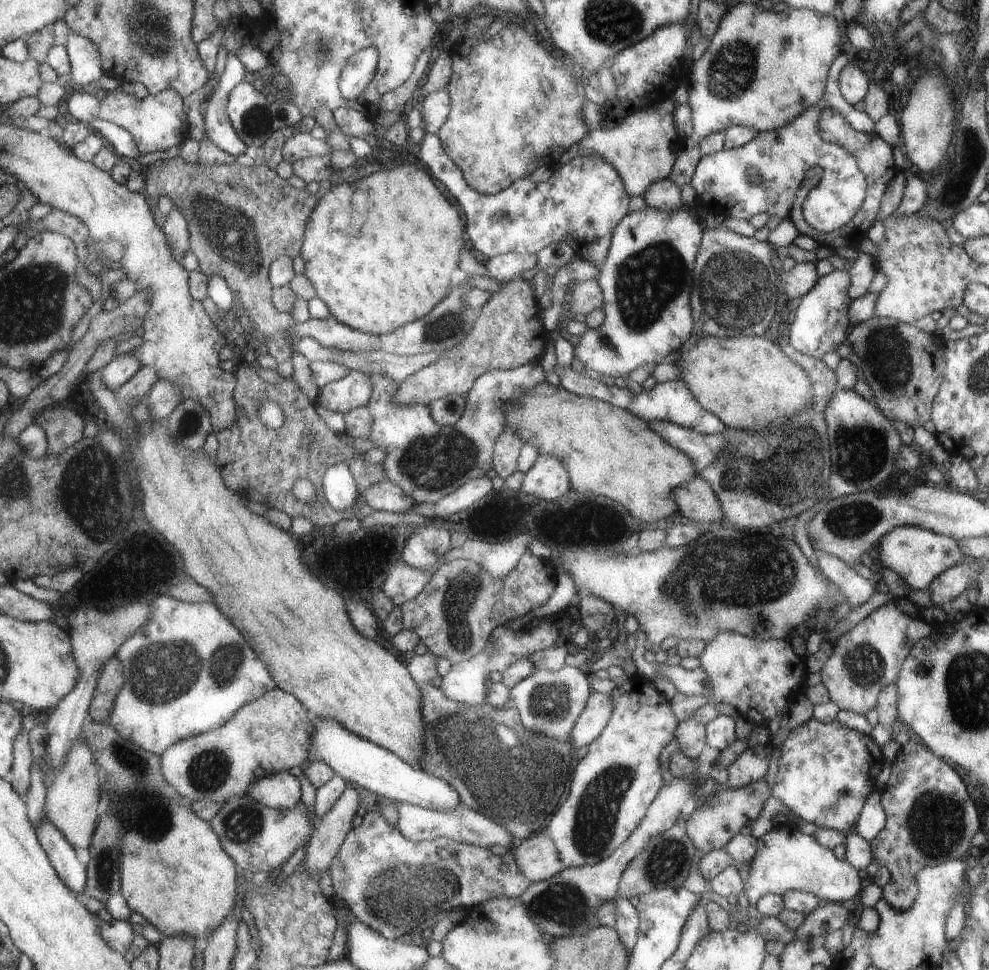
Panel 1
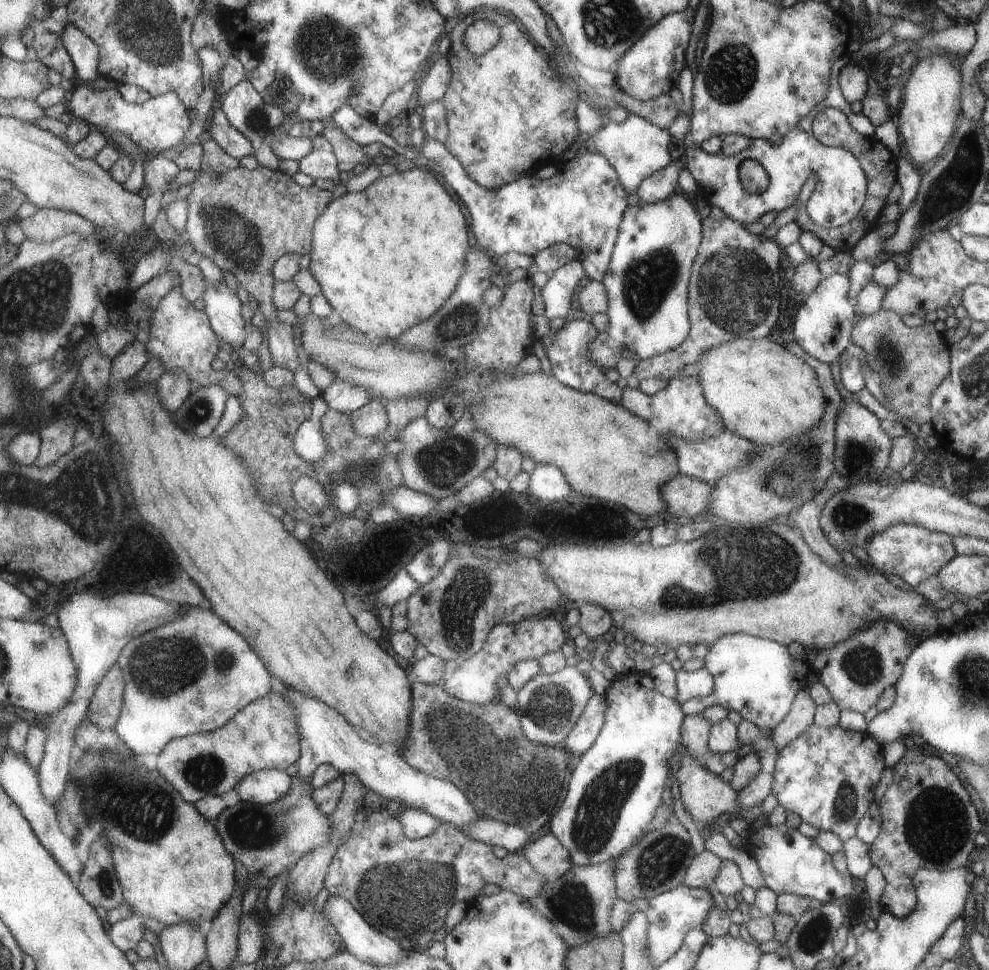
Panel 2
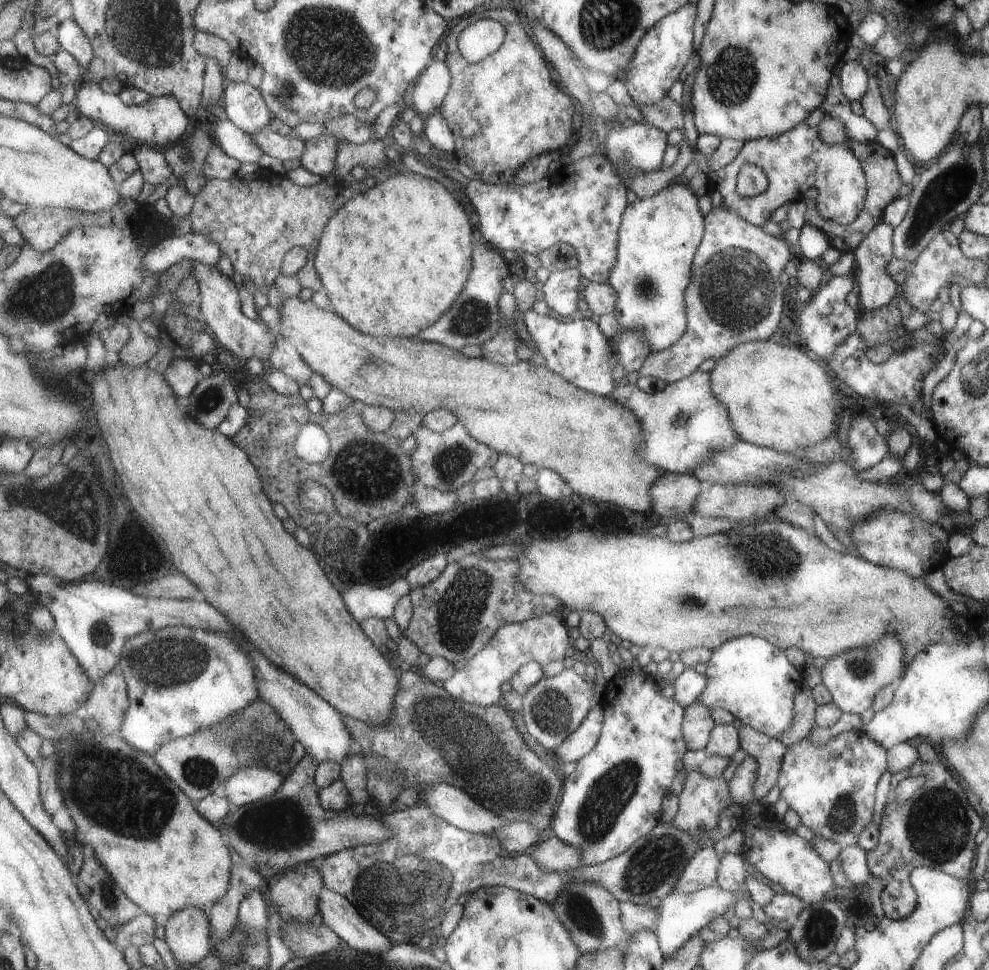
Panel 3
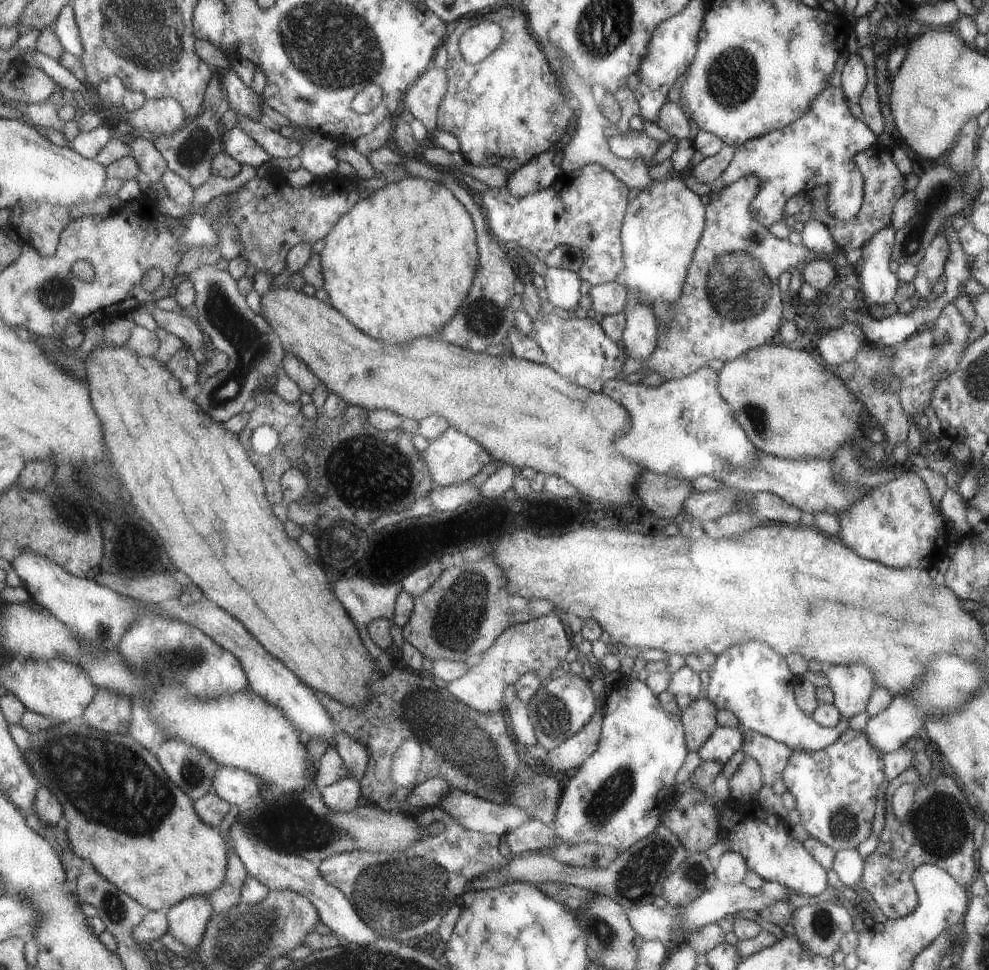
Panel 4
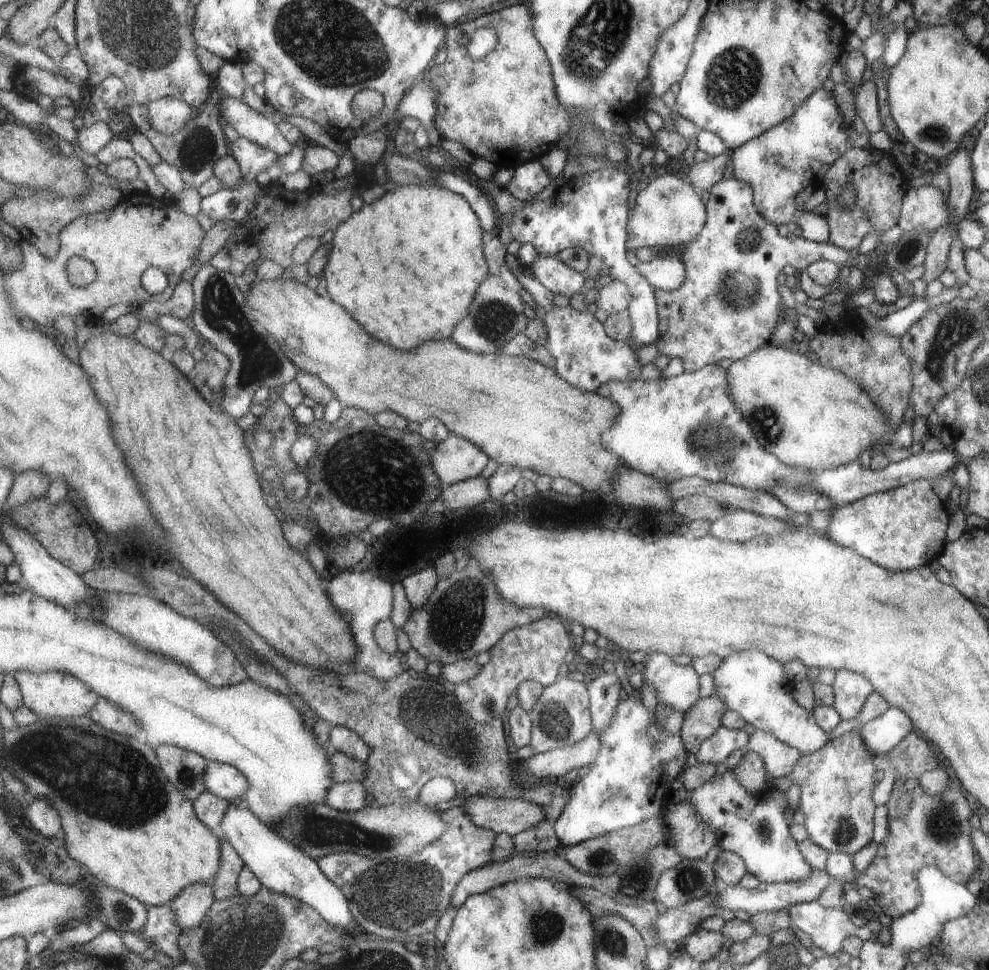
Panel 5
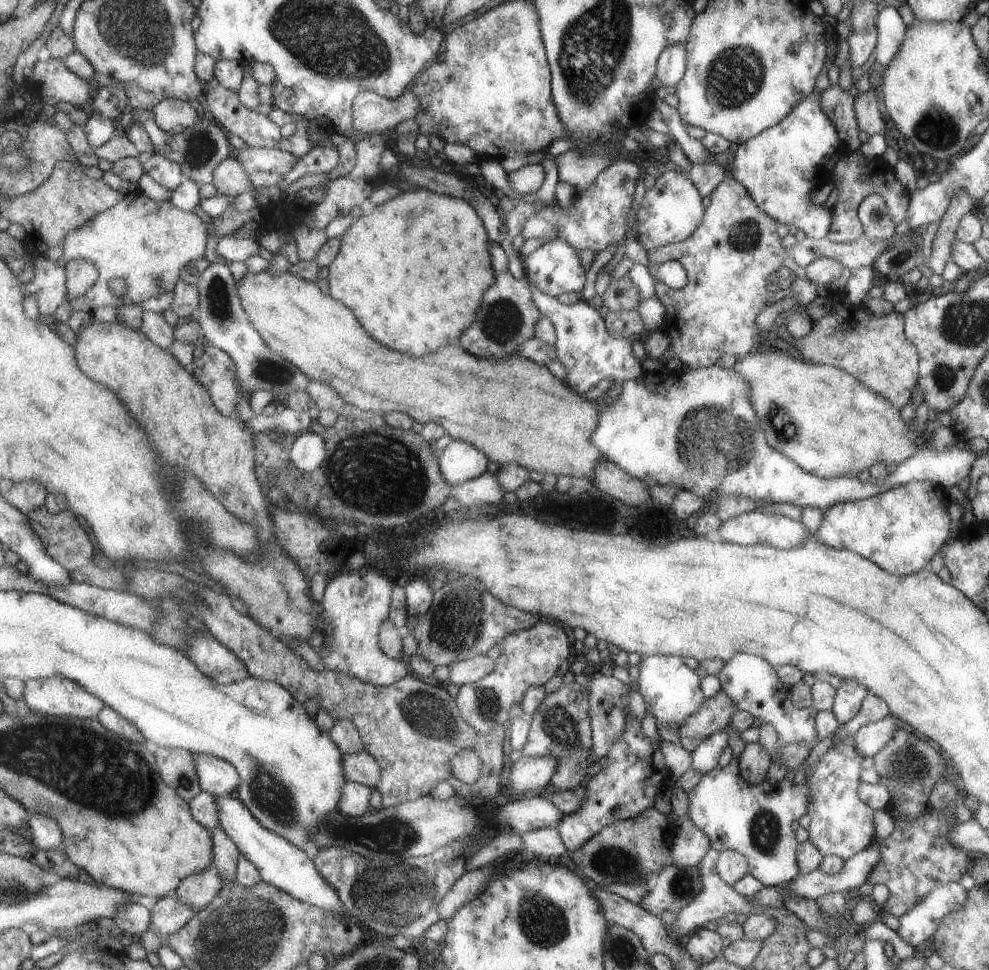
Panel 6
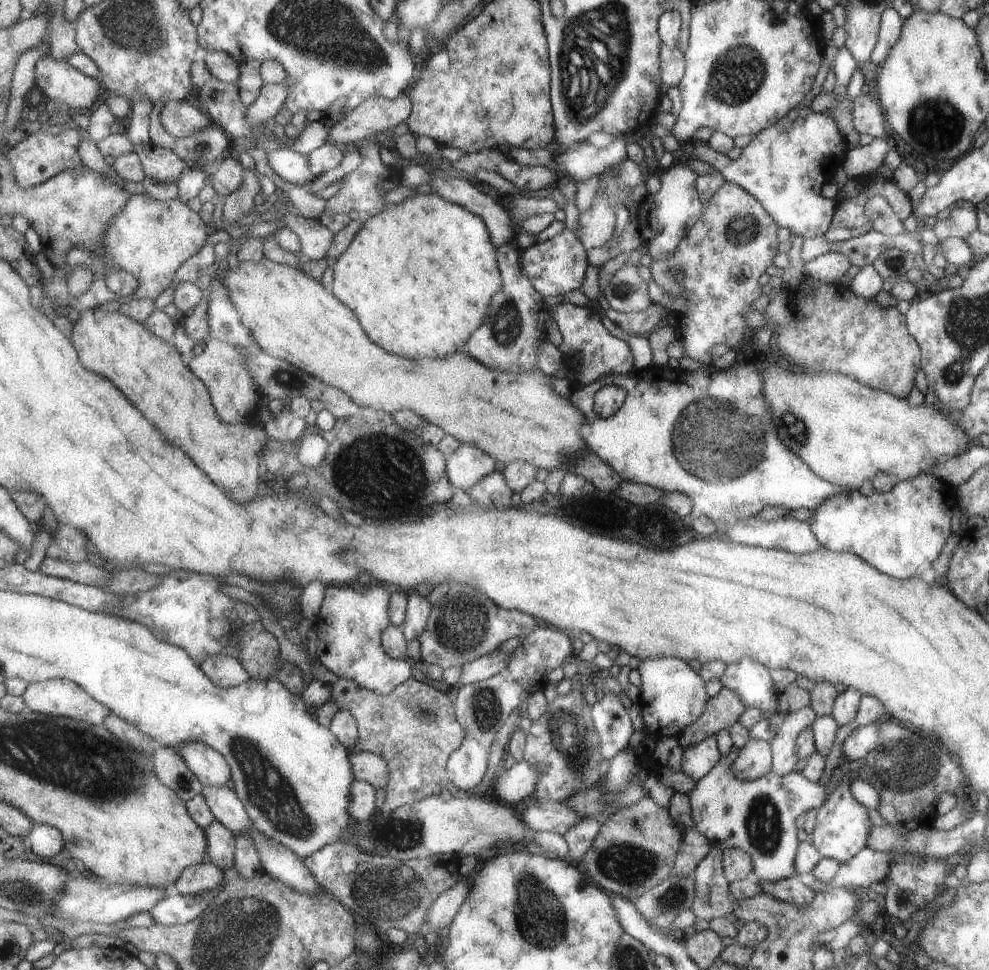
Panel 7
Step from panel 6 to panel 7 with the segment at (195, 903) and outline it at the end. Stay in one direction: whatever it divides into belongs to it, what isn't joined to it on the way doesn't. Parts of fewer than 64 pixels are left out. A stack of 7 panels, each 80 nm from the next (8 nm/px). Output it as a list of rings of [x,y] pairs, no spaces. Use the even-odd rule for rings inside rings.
[[[205,859],[205,862],[184,870],[184,875],[173,885],[174,892],[185,896],[205,896],[205,892],[213,892],[222,888],[225,872]]]

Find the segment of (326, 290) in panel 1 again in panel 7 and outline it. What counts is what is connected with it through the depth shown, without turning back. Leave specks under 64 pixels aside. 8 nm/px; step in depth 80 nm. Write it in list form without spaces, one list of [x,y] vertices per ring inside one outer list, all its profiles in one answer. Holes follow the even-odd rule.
[[[435,193],[417,194],[410,199],[401,201],[393,209],[385,208],[379,214],[367,216],[363,228],[353,239],[349,248],[338,258],[333,265],[333,270],[334,282],[329,287],[330,291],[343,304],[349,304],[349,308],[353,308],[353,312],[357,312],[357,318],[361,320],[361,324],[365,324],[365,332],[369,332],[369,336],[373,336],[373,340],[377,340],[377,344],[381,344],[385,350],[411,360],[423,357],[446,357],[457,351],[465,352],[463,348],[485,322],[491,297],[501,288],[500,272],[496,265],[496,248],[490,241],[489,229],[485,221],[477,213],[471,212],[463,205]]]

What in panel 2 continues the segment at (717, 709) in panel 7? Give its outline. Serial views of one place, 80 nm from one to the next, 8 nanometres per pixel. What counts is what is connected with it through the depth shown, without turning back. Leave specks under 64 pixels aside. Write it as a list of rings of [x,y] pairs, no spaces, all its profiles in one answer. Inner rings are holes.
[[[701,713],[684,716],[679,730],[680,745],[691,756],[701,756],[708,746],[710,724]]]

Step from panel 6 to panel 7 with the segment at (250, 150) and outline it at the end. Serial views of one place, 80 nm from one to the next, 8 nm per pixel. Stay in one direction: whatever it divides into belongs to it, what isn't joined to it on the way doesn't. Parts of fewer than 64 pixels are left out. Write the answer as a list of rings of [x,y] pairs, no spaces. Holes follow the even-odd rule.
[[[291,149],[269,151],[265,154],[267,165],[287,183],[293,183],[306,189],[315,178],[308,161],[308,155],[299,154]]]

